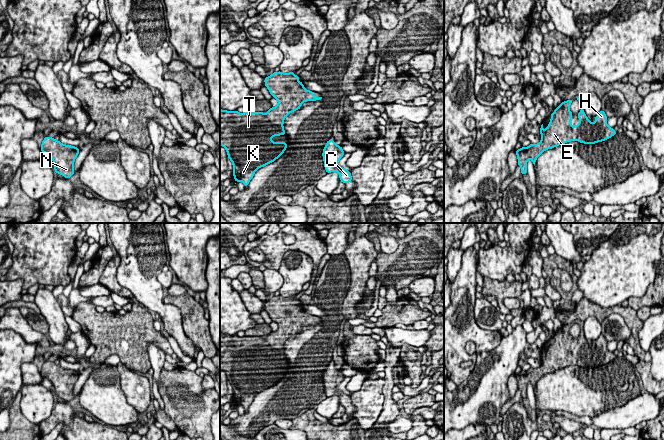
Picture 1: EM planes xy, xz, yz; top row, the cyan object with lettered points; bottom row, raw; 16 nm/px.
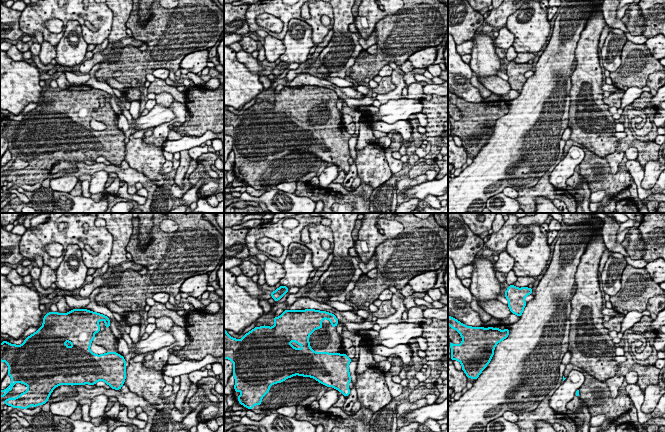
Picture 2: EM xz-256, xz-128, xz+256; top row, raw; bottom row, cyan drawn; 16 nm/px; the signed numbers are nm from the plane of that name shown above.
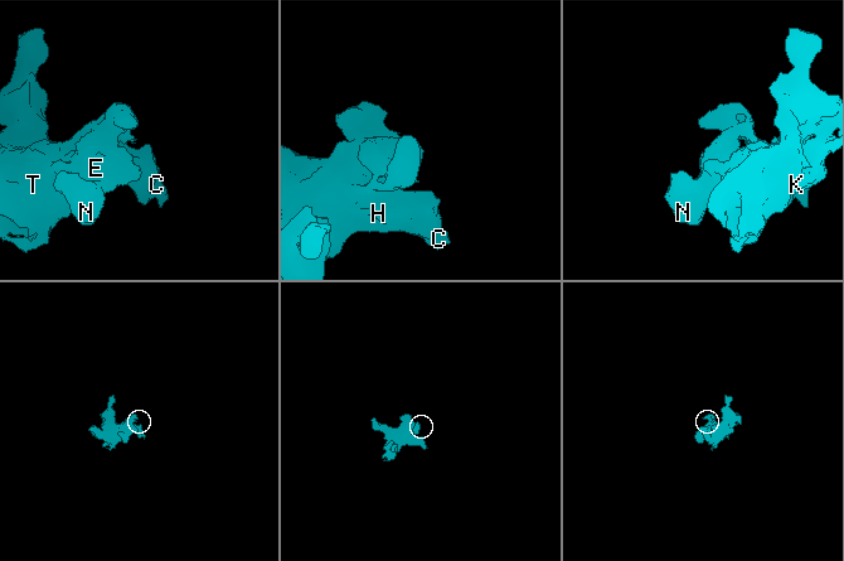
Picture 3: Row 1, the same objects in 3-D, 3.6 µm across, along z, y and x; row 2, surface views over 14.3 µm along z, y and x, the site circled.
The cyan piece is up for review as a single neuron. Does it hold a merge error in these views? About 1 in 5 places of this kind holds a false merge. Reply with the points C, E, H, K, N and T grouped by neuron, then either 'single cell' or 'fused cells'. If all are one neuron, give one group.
groups C E H K N T; single cell

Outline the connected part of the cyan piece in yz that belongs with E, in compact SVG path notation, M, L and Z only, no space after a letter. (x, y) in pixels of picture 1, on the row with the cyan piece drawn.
M576 96L580 102L581 111L578 112L580 122L575 127L571 125L572 112L569 106L573 99L562 102L551 114L551 120L543 130L543 124L540 127L541 141L538 144L530 144L528 147L521 147L516 150L518 165L521 167L522 175L527 174L527 161L530 158L535 165L536 159L547 149L552 149L570 141L579 141L585 144L594 144L605 141L617 132L607 125L607 116L601 110L595 116L595 122L590 122L584 113L583 97Z

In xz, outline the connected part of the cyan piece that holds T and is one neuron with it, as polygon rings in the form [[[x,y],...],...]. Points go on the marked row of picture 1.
[[[274,72],[264,79],[272,97],[278,100],[276,107],[271,107],[266,114],[263,112],[230,112],[220,109],[220,146],[226,149],[228,158],[233,164],[233,177],[236,183],[242,181],[245,187],[253,178],[257,169],[274,162],[287,148],[285,142],[273,142],[273,136],[286,135],[283,127],[284,119],[293,111],[301,108],[305,101],[317,101],[322,97],[314,97],[313,91],[306,90],[295,72]]]

